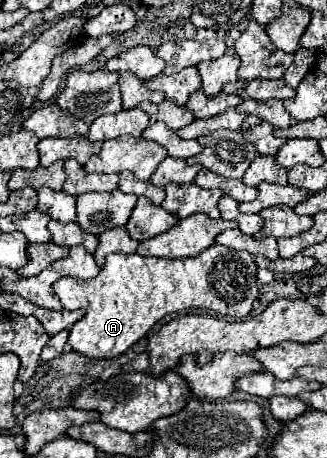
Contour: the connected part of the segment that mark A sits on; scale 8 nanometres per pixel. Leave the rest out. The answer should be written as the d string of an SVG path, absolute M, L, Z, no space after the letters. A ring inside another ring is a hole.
M214 243L200 255L186 259L114 253L106 257L104 267L94 279L58 279L54 283L54 293L60 297L66 311L86 311L86 315L72 325L68 345L84 357L104 359L120 357L140 337L144 337L156 321L170 313L212 309L220 315L230 315L236 319L246 317L252 311L252 303L258 299L258 281L256 263L248 251L232 251Z

